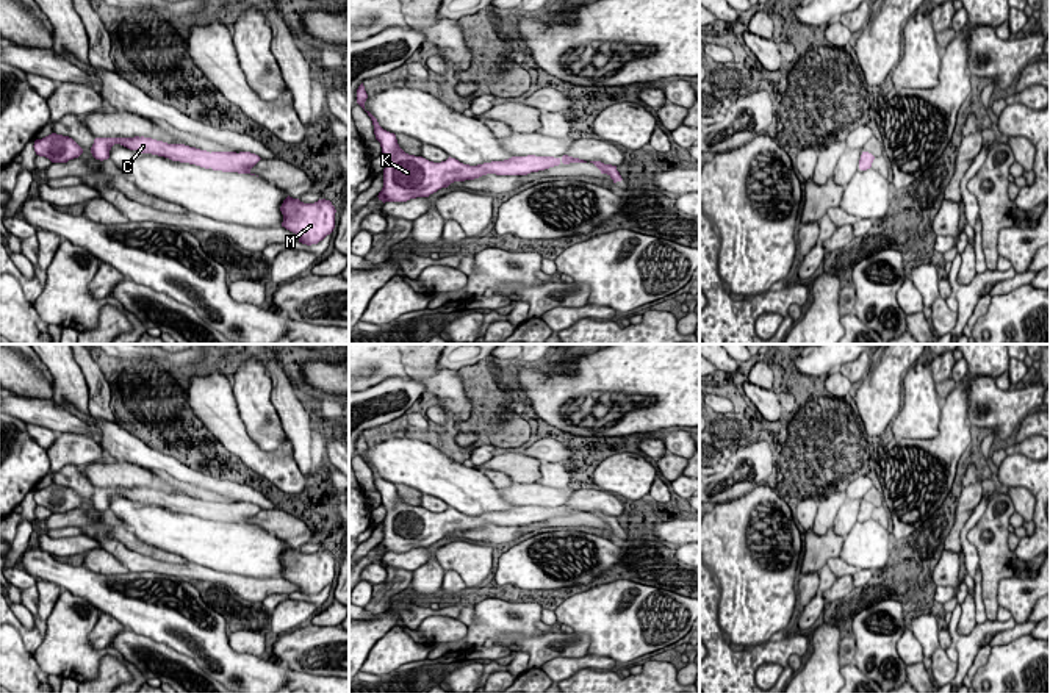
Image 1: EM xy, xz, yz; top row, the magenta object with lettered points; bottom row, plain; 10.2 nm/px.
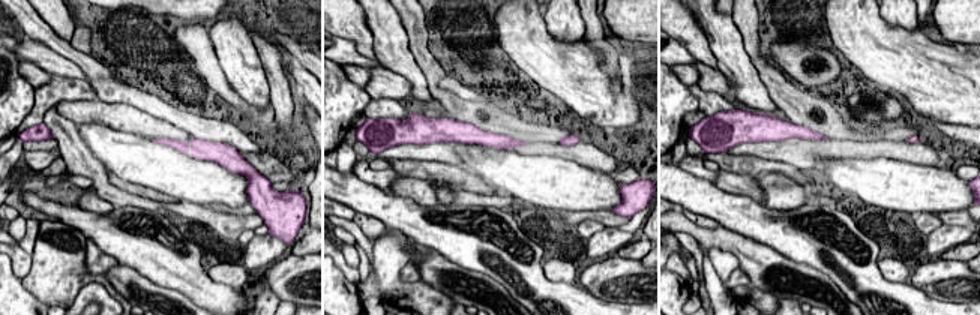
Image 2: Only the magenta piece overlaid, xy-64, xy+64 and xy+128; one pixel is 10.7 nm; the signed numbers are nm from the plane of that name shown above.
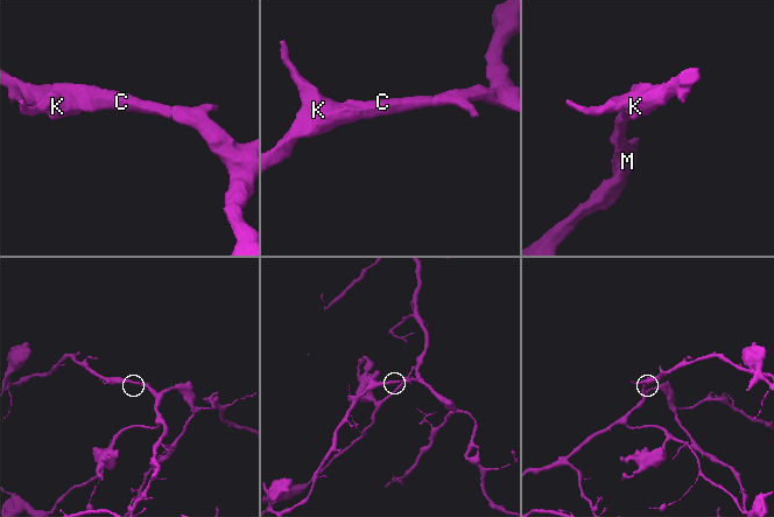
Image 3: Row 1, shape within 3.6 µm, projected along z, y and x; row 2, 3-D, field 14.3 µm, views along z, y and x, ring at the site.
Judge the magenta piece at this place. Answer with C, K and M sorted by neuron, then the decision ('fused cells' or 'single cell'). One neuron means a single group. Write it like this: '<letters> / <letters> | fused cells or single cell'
C K M | single cell

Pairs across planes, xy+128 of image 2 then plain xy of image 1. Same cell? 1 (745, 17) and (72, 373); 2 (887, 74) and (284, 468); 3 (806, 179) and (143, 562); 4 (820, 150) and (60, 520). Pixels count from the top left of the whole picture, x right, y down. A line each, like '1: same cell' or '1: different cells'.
1: different cells
2: same cell
3: different cells
4: same cell

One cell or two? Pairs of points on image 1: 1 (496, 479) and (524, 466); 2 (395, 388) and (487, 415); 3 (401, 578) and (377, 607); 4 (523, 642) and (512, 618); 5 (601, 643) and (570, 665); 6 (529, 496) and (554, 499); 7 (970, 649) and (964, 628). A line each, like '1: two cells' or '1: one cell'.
1: two cells
2: two cells
3: one cell
4: two cells
5: two cells
6: one cell
7: two cells

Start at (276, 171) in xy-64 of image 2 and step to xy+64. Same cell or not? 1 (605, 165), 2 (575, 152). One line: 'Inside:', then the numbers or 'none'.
Inside: 1, 2

